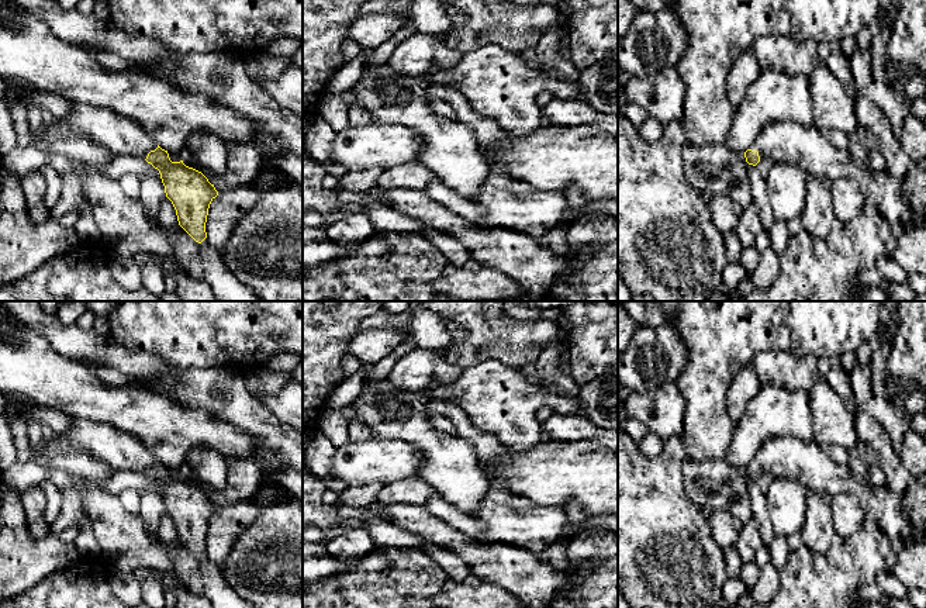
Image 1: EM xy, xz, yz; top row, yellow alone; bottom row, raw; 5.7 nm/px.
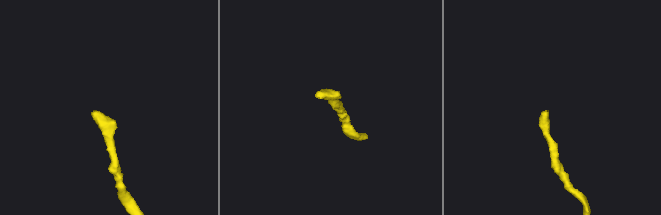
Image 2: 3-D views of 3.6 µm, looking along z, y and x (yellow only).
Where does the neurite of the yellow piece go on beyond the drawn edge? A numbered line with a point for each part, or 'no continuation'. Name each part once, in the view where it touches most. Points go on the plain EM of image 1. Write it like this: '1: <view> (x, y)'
1: xy (118, 449)

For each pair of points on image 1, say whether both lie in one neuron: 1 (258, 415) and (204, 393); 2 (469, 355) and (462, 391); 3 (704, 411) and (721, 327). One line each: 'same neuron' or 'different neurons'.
1: same neuron
2: different neurons
3: same neuron

